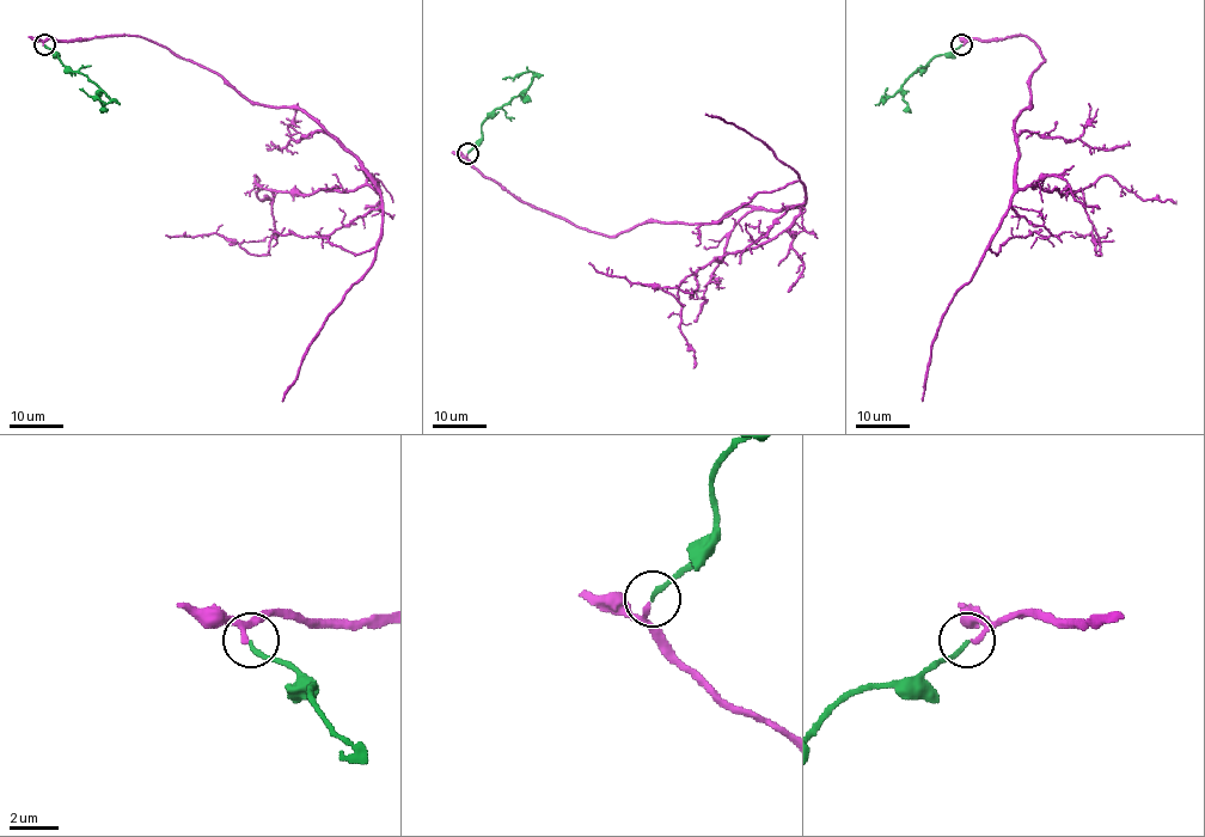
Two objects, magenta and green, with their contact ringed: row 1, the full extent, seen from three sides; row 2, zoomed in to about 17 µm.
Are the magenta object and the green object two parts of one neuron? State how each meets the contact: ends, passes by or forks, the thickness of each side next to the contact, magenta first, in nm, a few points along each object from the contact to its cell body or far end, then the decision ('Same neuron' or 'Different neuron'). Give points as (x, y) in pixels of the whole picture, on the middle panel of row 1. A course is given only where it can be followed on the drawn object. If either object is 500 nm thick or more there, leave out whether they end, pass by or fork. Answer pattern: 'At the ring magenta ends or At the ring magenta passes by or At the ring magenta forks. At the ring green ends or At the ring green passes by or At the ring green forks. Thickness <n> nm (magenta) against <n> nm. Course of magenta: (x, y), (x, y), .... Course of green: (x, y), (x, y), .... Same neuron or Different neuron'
At the ring magenta passes by. At the ring green ends. Thickness 150 nm (magenta) against 200 nm. Course of magenta: (468, 153), (511, 194), (605, 234), (799, 209), (775, 238), (715, 256), (690, 293), (588, 263). Course of green: (468, 153), (481, 136), (481, 124), (497, 108), (519, 96), (531, 84), (532, 73), (524, 72), (502, 78). Same neuron

